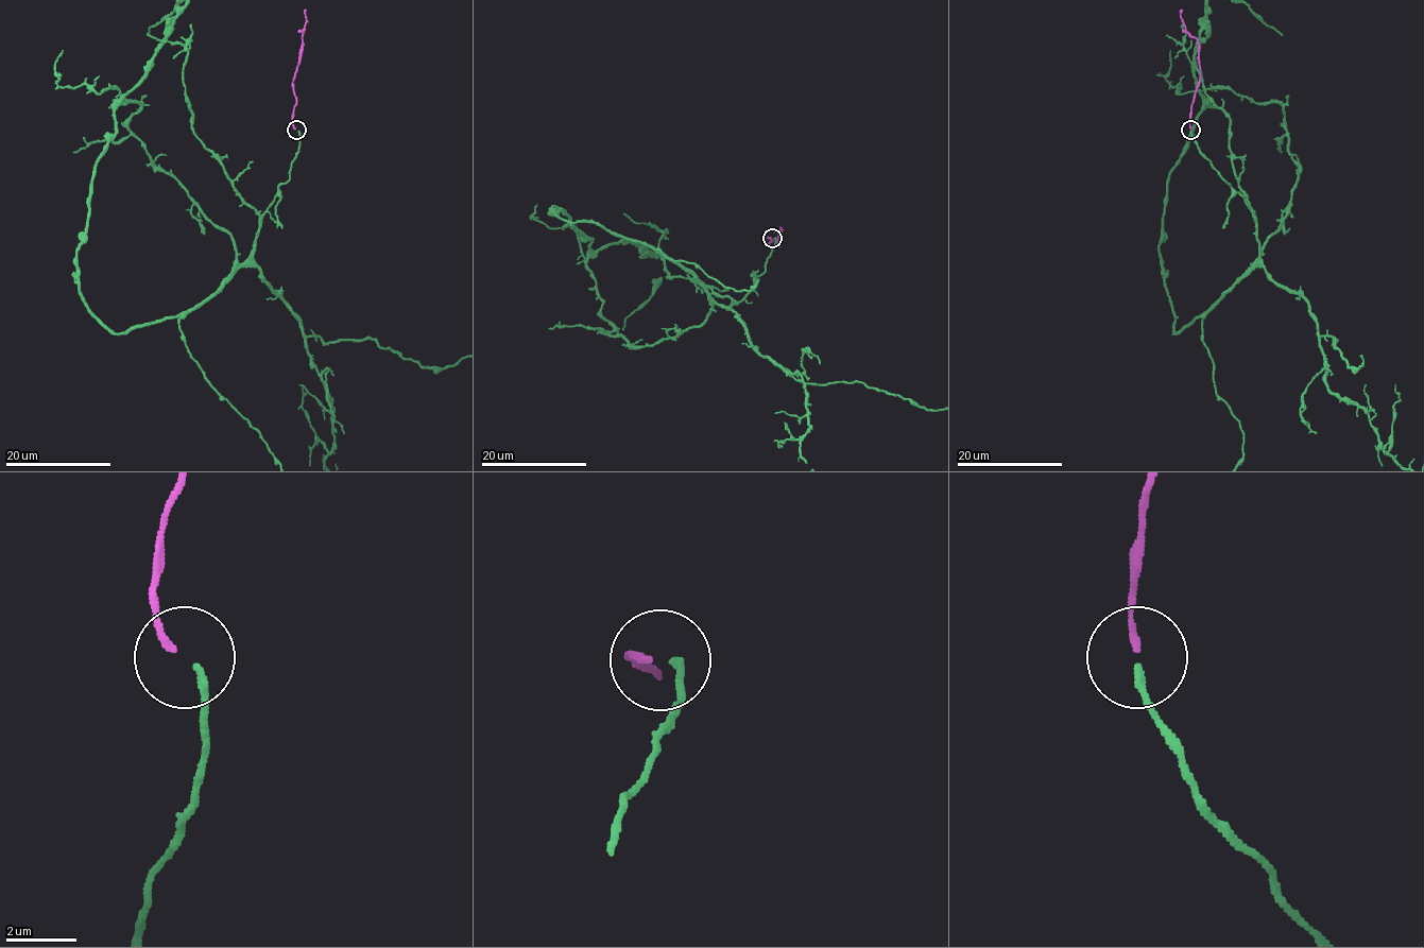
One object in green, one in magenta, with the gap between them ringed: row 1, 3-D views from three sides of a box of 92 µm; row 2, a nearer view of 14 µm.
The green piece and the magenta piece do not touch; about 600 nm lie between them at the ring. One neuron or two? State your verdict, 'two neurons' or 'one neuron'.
one neuron

